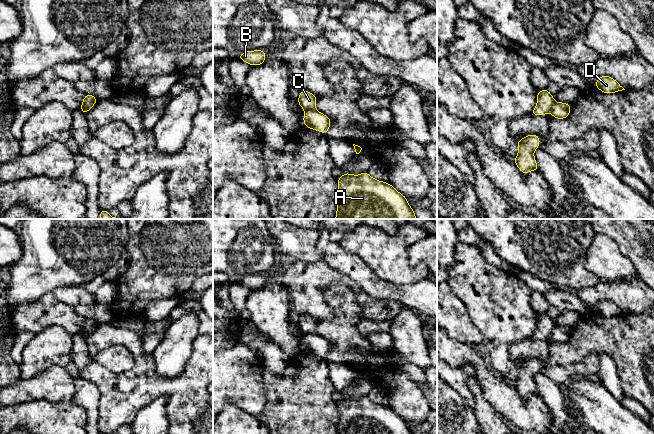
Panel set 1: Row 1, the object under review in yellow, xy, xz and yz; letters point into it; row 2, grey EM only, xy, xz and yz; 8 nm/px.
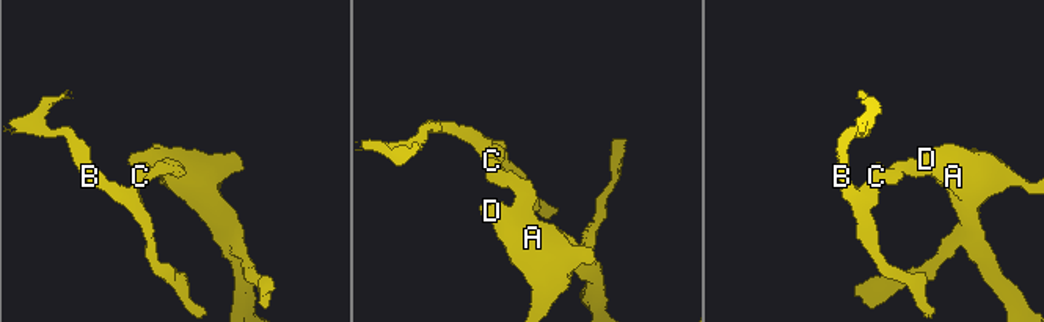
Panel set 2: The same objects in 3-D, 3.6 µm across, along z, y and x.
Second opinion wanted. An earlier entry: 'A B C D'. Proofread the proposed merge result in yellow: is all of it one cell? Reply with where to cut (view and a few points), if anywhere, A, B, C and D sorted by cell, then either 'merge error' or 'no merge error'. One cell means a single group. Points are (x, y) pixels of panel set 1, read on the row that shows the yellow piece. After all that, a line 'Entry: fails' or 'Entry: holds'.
yz (554, 101), (549, 112) | A D / B C | merge error
Entry: fails

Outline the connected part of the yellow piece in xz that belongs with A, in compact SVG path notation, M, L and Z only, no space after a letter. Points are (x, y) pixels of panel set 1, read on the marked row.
M368 172L353 175L344 173L337 179L339 190L335 219L417 219L413 208L408 204L408 199L398 192L390 183L379 181L369 175Z

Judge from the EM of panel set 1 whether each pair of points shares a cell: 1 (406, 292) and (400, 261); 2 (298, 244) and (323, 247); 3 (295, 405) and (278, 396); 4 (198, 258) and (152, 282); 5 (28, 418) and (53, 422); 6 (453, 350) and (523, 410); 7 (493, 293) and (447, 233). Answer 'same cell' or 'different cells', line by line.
1: different cells
2: different cells
3: same cell
4: same cell
5: same cell
6: same cell
7: different cells

